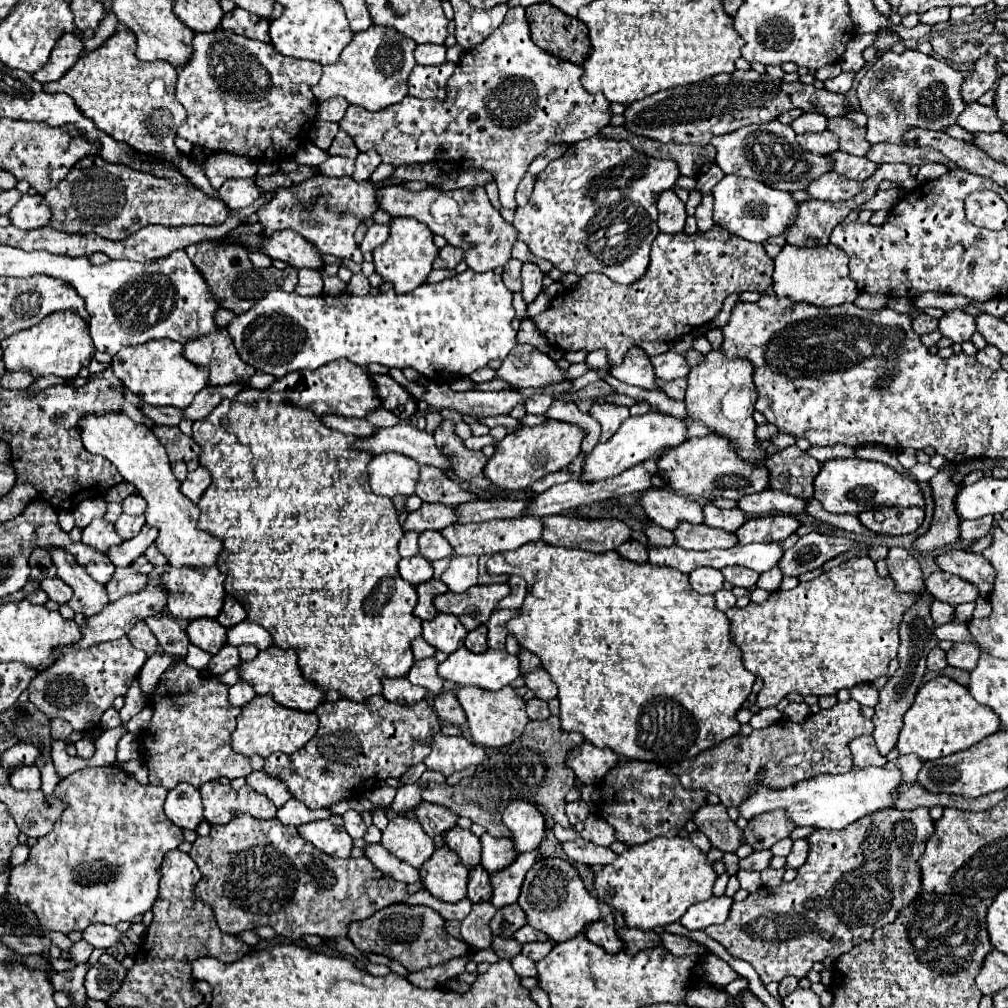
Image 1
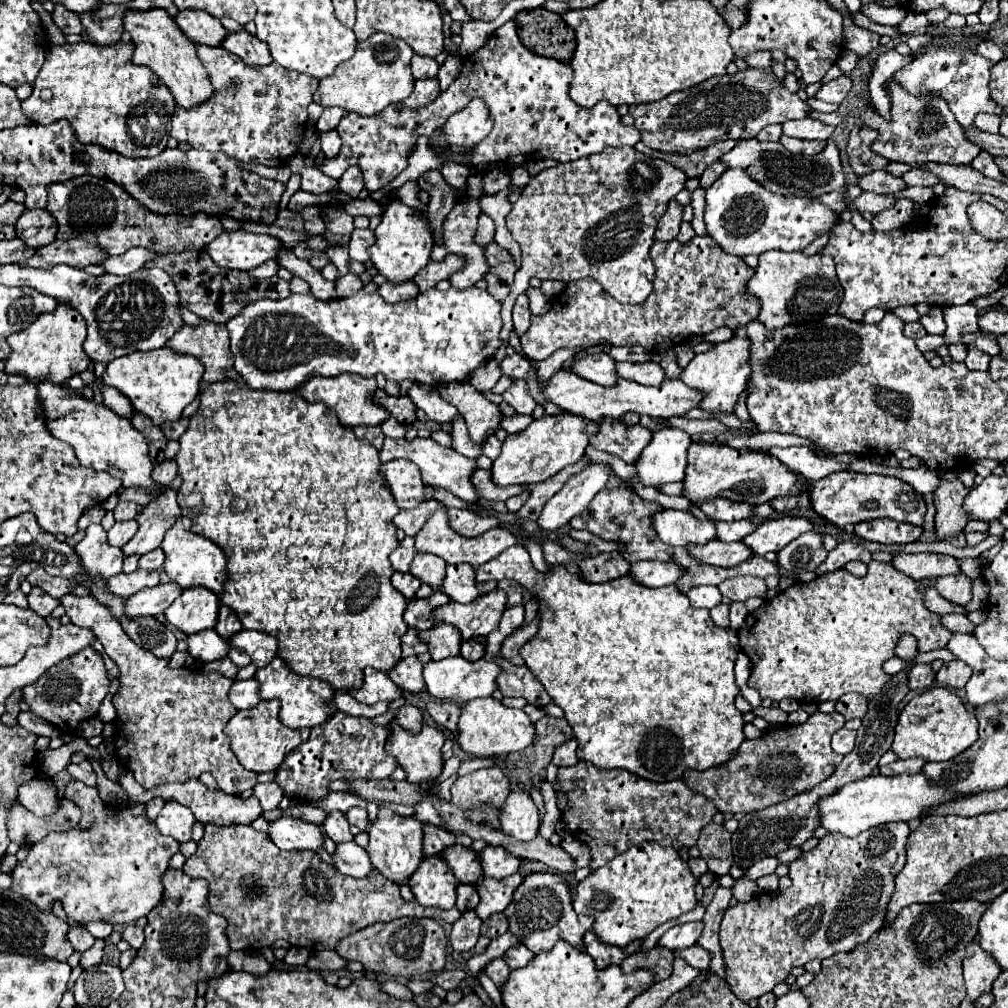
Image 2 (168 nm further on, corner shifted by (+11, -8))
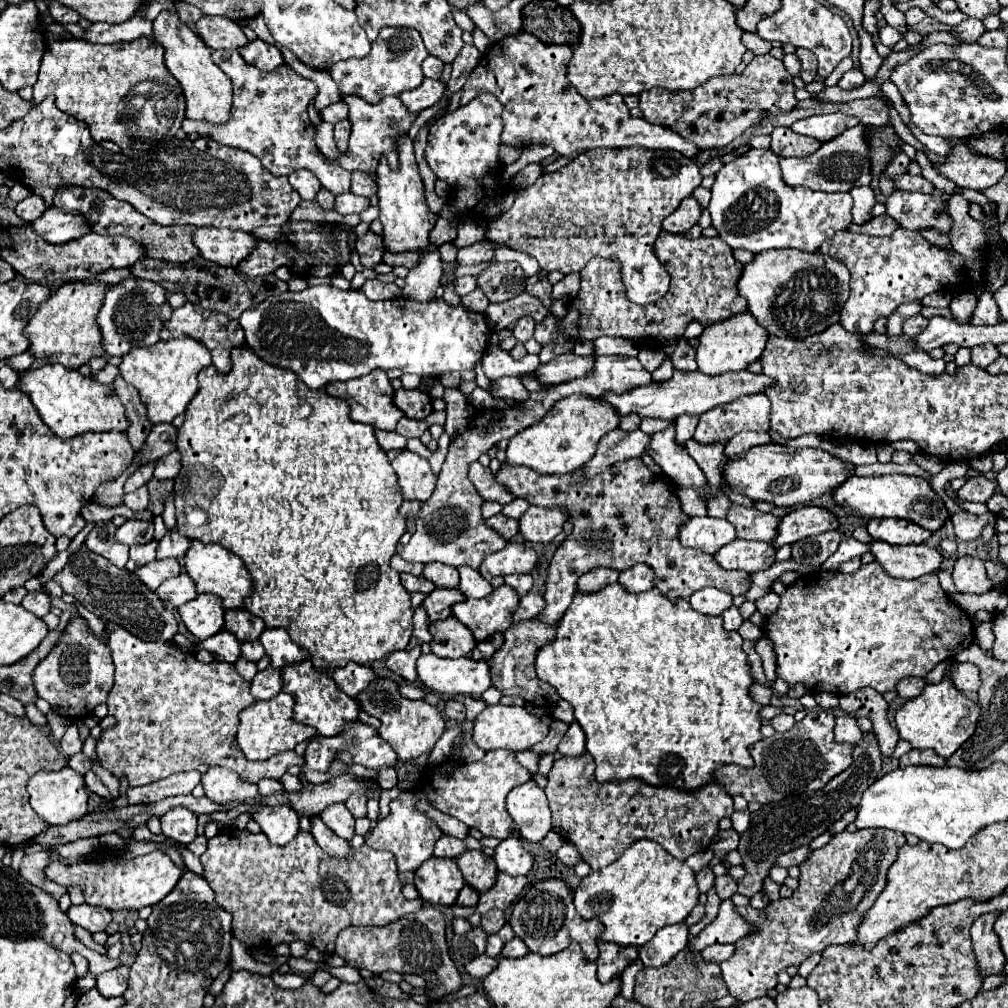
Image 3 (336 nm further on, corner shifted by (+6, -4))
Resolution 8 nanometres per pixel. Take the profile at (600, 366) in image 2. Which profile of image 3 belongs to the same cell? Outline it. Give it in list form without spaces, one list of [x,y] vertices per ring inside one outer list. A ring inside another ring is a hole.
[[[573,352],[555,356],[551,362],[539,366],[533,374],[543,384],[561,384],[575,378],[587,378],[591,376],[595,366],[595,356],[577,356]]]

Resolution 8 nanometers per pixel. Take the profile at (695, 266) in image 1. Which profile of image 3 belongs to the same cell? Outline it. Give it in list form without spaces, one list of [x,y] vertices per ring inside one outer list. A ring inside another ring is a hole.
[[[661,232],[655,252],[671,276],[669,292],[661,300],[649,306],[637,306],[629,302],[621,284],[621,276],[617,276],[617,264],[613,264],[613,260],[591,260],[581,270],[581,290],[569,302],[565,318],[559,320],[557,316],[547,314],[547,318],[535,326],[533,338],[541,346],[547,346],[555,334],[569,336],[573,340],[621,336],[635,344],[665,346],[667,342],[681,338],[693,320],[709,328],[721,320],[729,320],[747,312],[747,300],[741,298],[737,290],[743,264],[735,260],[733,250],[719,236],[701,236],[697,240],[689,240],[683,234]]]

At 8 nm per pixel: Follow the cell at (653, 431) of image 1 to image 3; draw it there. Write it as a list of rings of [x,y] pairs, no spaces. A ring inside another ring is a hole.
[[[529,506],[525,516],[519,520],[519,530],[529,542],[553,542],[553,538],[561,532],[565,520],[569,520],[569,512],[565,508],[541,508]]]

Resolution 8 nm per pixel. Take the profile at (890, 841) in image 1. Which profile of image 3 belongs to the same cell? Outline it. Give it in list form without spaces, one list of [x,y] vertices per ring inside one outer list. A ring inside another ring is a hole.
[[[865,828],[857,832],[841,832],[835,834],[823,848],[813,850],[809,860],[805,860],[799,870],[799,886],[787,900],[769,902],[767,908],[757,910],[751,904],[739,906],[737,912],[749,922],[749,932],[745,938],[735,942],[735,954],[721,962],[723,980],[729,988],[729,994],[739,998],[741,1002],[749,1002],[767,994],[767,990],[777,986],[777,974],[787,970],[791,964],[801,964],[807,956],[815,952],[823,952],[831,944],[849,944],[857,940],[859,926],[865,918],[865,912],[875,904],[877,896],[885,890],[887,870],[897,860],[899,848],[905,844],[905,834],[887,828]]]

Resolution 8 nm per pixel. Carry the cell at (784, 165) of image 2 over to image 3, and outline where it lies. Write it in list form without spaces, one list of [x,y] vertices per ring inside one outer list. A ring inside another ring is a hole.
[[[857,124],[843,134],[835,136],[829,142],[823,142],[821,148],[805,158],[787,158],[779,156],[779,168],[785,184],[803,186],[821,192],[847,192],[853,186],[863,186],[871,182],[869,174],[869,152],[865,144],[865,126]]]

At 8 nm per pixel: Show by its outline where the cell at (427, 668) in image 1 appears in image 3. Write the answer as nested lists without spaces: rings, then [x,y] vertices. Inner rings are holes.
[[[413,648],[413,650],[401,650],[397,654],[389,654],[387,656],[387,668],[393,670],[395,674],[399,674],[401,678],[415,682],[417,680],[417,670],[415,670],[415,662],[421,656],[421,648]]]

